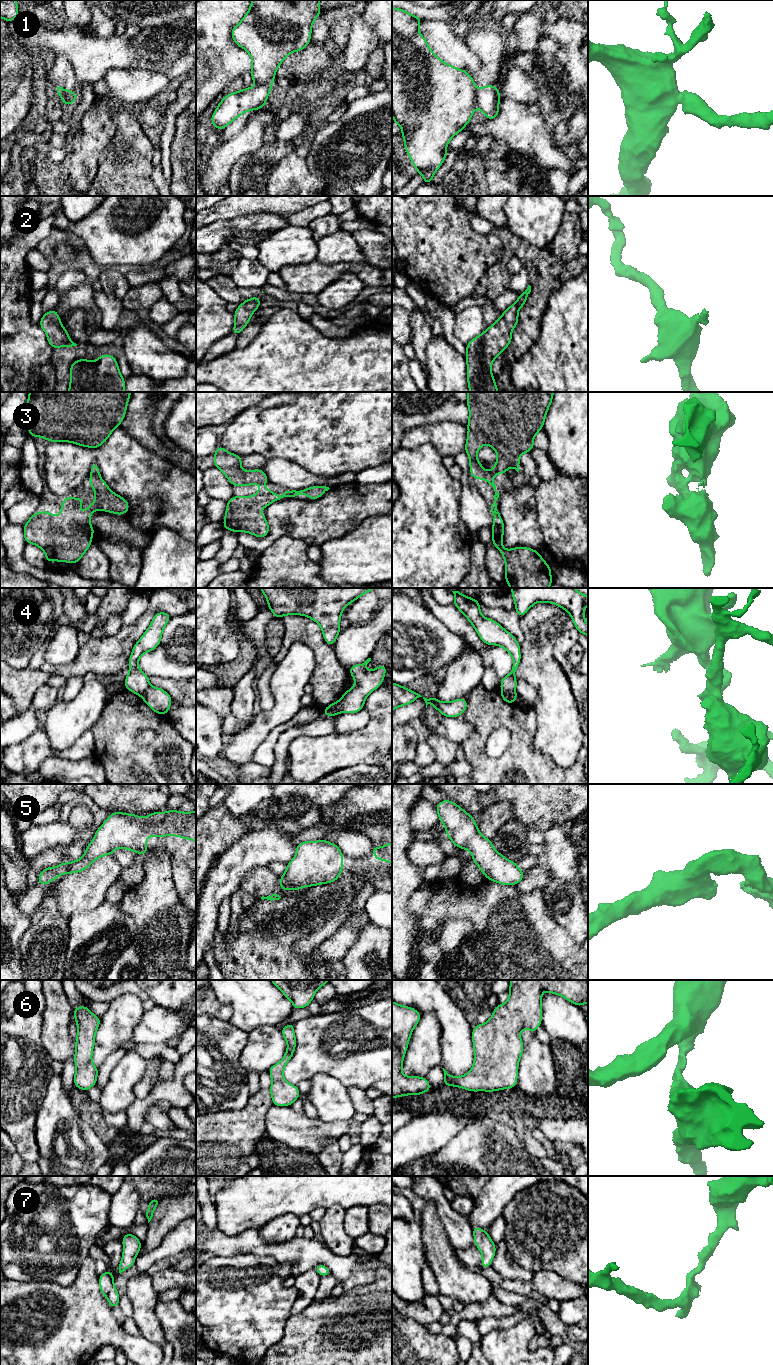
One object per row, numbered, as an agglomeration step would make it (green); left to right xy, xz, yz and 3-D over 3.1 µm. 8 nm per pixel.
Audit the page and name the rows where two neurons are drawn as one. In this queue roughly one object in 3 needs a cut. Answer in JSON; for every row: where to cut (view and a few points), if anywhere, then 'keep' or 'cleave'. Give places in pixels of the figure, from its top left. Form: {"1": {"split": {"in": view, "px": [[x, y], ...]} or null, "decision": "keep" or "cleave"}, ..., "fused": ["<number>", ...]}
{"1": {"split": {"in": "xz", "px": [[258, 83], [271, 84]]}, "decision": "cleave"}, "2": {"split": null, "decision": "keep"}, "3": {"split": null, "decision": "keep"}, "4": {"split": {"in": "yz", "px": [[501, 690], [515, 694]]}, "decision": "cleave"}, "5": {"split": null, "decision": "keep"}, "6": {"split": null, "decision": "keep"}, "7": {"split": null, "decision": "keep"}, "fused": ["1", "4"]}

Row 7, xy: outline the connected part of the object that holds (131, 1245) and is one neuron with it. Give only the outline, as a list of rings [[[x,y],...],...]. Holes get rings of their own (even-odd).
[[[130,1232],[123,1236],[122,1243],[123,1255],[118,1268],[120,1274],[134,1265],[135,1258],[142,1246],[142,1241],[139,1241],[138,1238]]]

